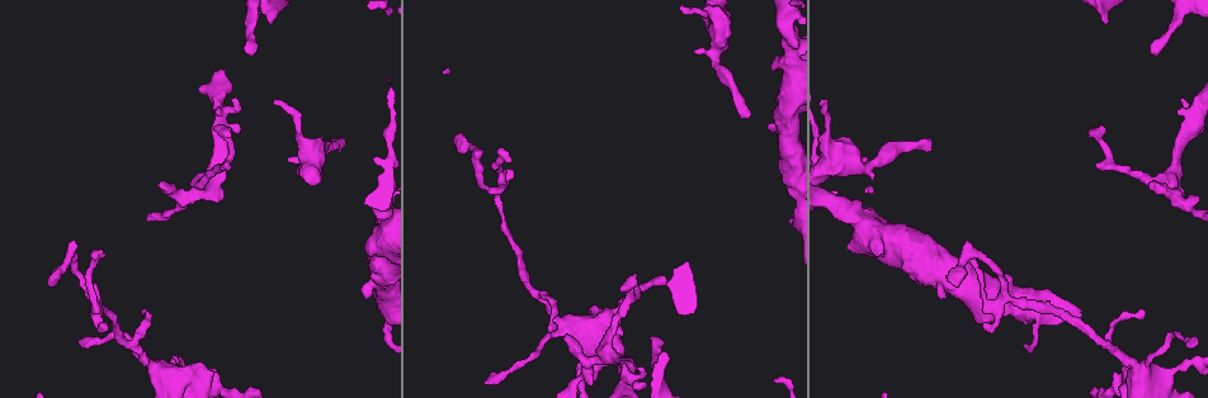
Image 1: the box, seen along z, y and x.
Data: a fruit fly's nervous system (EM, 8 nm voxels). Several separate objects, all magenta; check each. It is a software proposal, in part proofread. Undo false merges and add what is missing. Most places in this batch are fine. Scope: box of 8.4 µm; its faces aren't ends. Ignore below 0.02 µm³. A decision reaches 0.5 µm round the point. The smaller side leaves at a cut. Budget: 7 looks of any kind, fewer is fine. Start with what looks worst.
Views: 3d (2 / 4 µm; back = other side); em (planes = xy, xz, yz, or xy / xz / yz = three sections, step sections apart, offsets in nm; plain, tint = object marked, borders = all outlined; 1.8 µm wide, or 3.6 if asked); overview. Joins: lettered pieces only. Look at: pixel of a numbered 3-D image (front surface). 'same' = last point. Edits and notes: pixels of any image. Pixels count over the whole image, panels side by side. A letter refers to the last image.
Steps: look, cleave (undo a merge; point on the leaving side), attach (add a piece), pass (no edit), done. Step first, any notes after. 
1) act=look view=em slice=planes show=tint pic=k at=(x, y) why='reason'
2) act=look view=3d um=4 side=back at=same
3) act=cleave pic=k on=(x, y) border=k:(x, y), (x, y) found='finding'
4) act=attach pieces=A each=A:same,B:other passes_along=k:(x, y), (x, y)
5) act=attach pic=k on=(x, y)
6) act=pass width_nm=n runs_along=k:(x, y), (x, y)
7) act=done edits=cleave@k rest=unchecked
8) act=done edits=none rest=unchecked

act=look view=em slice=yz step=16 show=tint pic=1 at=(747, 117) why='branch stops here'

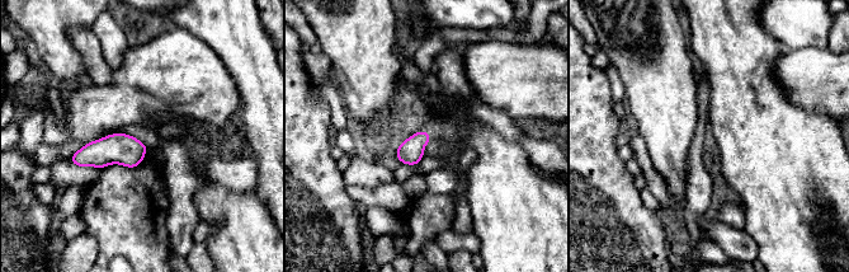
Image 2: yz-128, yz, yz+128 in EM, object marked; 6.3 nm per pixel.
act=look view=em slice=planes show=borders at=same why='another direction'

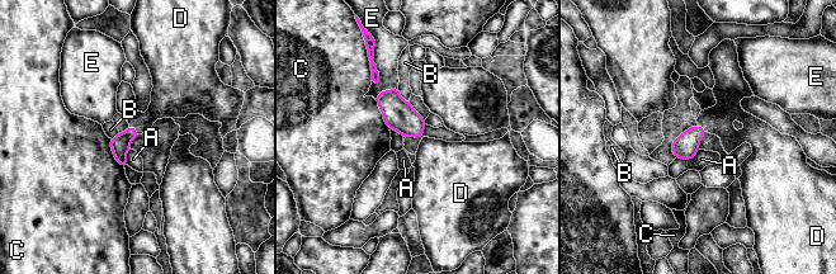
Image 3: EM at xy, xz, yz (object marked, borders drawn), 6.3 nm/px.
act=attach pieces=D each=A:other,B:other,C:other,D:same,E:other passes_along=3:(121, 143), (135, 128), (165, 103) found='it goes on there'

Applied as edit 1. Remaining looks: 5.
act=look view=overview why='see it whole again'

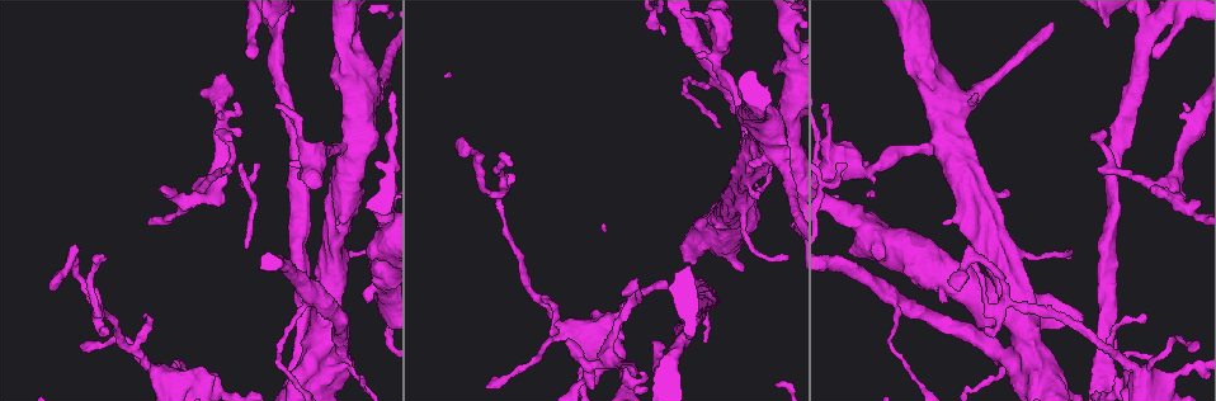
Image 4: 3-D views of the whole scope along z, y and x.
act=look view=em slice=planes show=borders pic=4 at=(957, 288) why='free end'

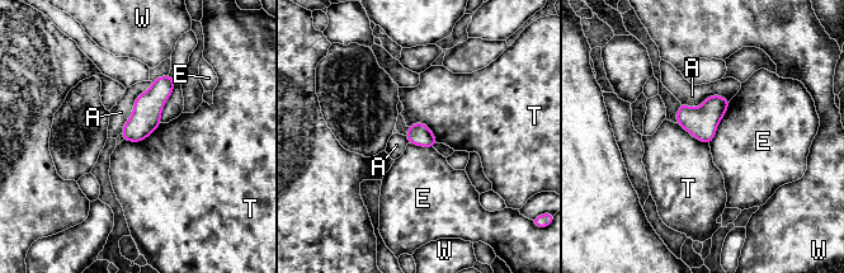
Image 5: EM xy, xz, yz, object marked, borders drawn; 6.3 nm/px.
act=pass width_nm=140 each=A:other,E:other,T:other,W:other border=5:(160, 122), (140, 141), (123, 140) found='none of them fits'

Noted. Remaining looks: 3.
act=look view=3d um=4 pic=4 at=(218, 133) why='branch stops here'

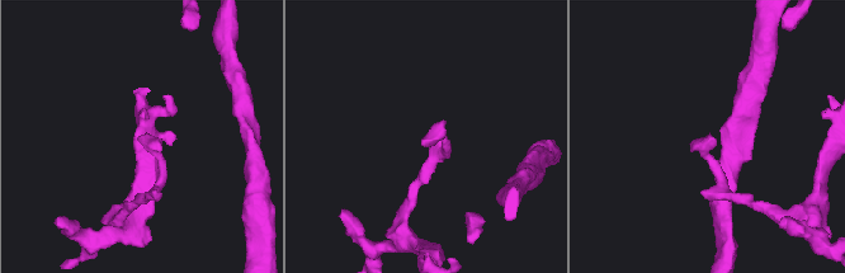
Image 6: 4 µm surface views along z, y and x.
act=look view=em slice=planes show=borders pic=6 at=(141, 140)

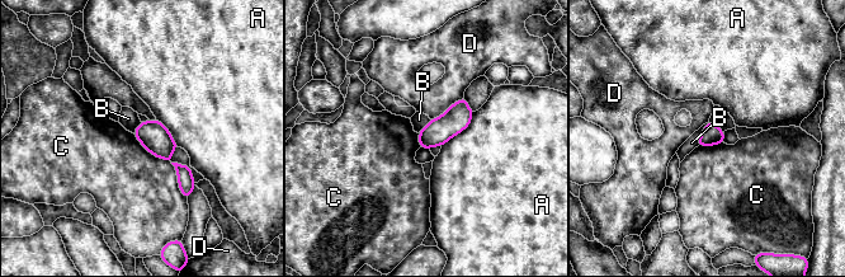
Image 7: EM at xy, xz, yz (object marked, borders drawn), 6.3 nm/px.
act=pass each=A:other,B:other,C:other,D:other runs_along=7:(144, 125), (184, 173), (187, 193) found='no lettered piece goes on from it'

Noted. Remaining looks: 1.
act=done edits=attach@3 rest=unchecked

